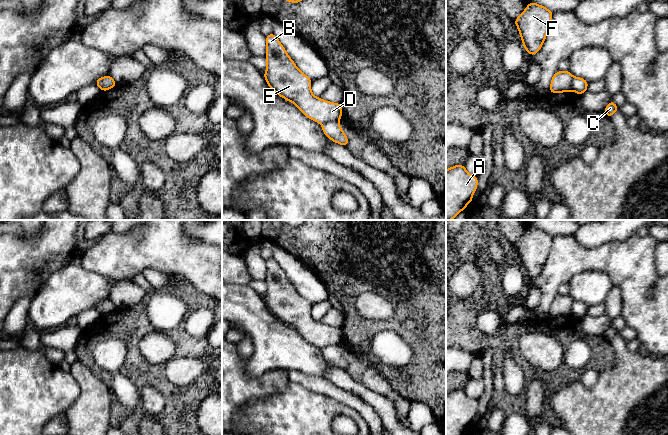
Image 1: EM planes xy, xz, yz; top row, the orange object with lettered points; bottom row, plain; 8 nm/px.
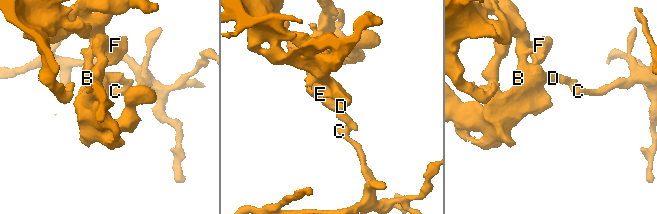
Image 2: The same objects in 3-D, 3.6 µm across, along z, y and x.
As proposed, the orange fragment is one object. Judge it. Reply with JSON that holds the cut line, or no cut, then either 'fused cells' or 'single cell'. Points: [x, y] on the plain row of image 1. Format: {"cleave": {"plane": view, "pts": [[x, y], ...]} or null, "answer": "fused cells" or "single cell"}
{"cleave": {"plane": "xz", "pts": [[337, 344], [322, 348]]}, "answer": "fused cells"}

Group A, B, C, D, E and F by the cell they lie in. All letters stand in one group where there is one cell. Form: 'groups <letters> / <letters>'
groups A B D E F / C

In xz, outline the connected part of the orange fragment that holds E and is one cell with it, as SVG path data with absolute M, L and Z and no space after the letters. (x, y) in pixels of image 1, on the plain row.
M273 257L266 260L266 268L264 302L269 311L317 347L339 345L342 342L342 328L325 325L312 318L312 305L297 292Z

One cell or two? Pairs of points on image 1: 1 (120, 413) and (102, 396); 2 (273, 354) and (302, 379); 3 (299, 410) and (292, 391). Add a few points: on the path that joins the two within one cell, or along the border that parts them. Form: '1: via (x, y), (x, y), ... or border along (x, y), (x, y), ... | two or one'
1: border along (112, 397), (109, 424) | two
2: border along (287, 369), (301, 371), (314, 376) | two
3: via (295, 405), (294, 396) | one

